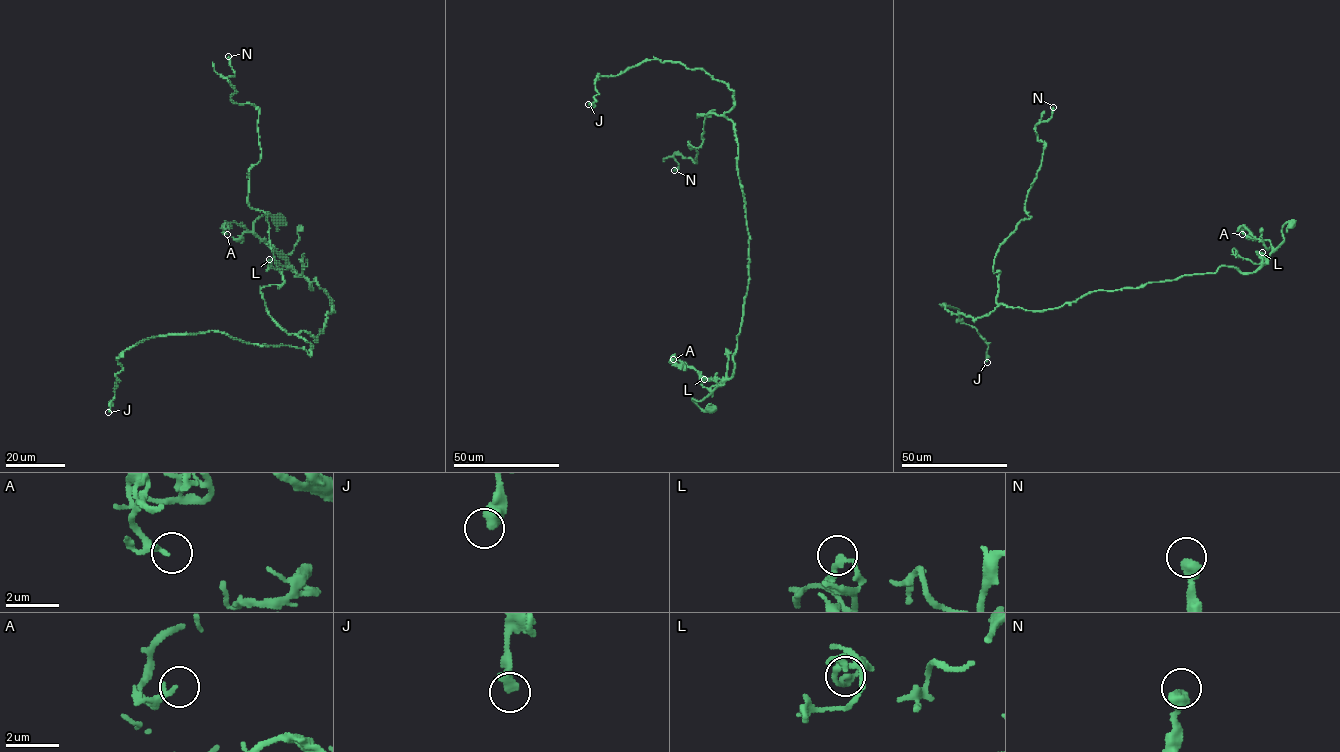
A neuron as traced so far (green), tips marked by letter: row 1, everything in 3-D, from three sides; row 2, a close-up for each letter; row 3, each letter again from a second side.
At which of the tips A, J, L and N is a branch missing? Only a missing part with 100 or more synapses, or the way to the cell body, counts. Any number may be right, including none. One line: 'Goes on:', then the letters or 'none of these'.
Goes on: none of these

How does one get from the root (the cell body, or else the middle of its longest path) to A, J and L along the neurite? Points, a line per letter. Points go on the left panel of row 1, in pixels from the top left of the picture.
A: (279, 219), (262, 215), (254, 223), (254, 232), (280, 255), (272, 245), (234, 222), (222, 230), (227, 234)
J: (279, 219), (254, 232), (332, 300), (317, 341), (297, 335), (311, 353), (152, 337), (117, 359), (108, 412)
L: (279, 219), (262, 215), (254, 223), (254, 232), (290, 266), (274, 268), (269, 259)

